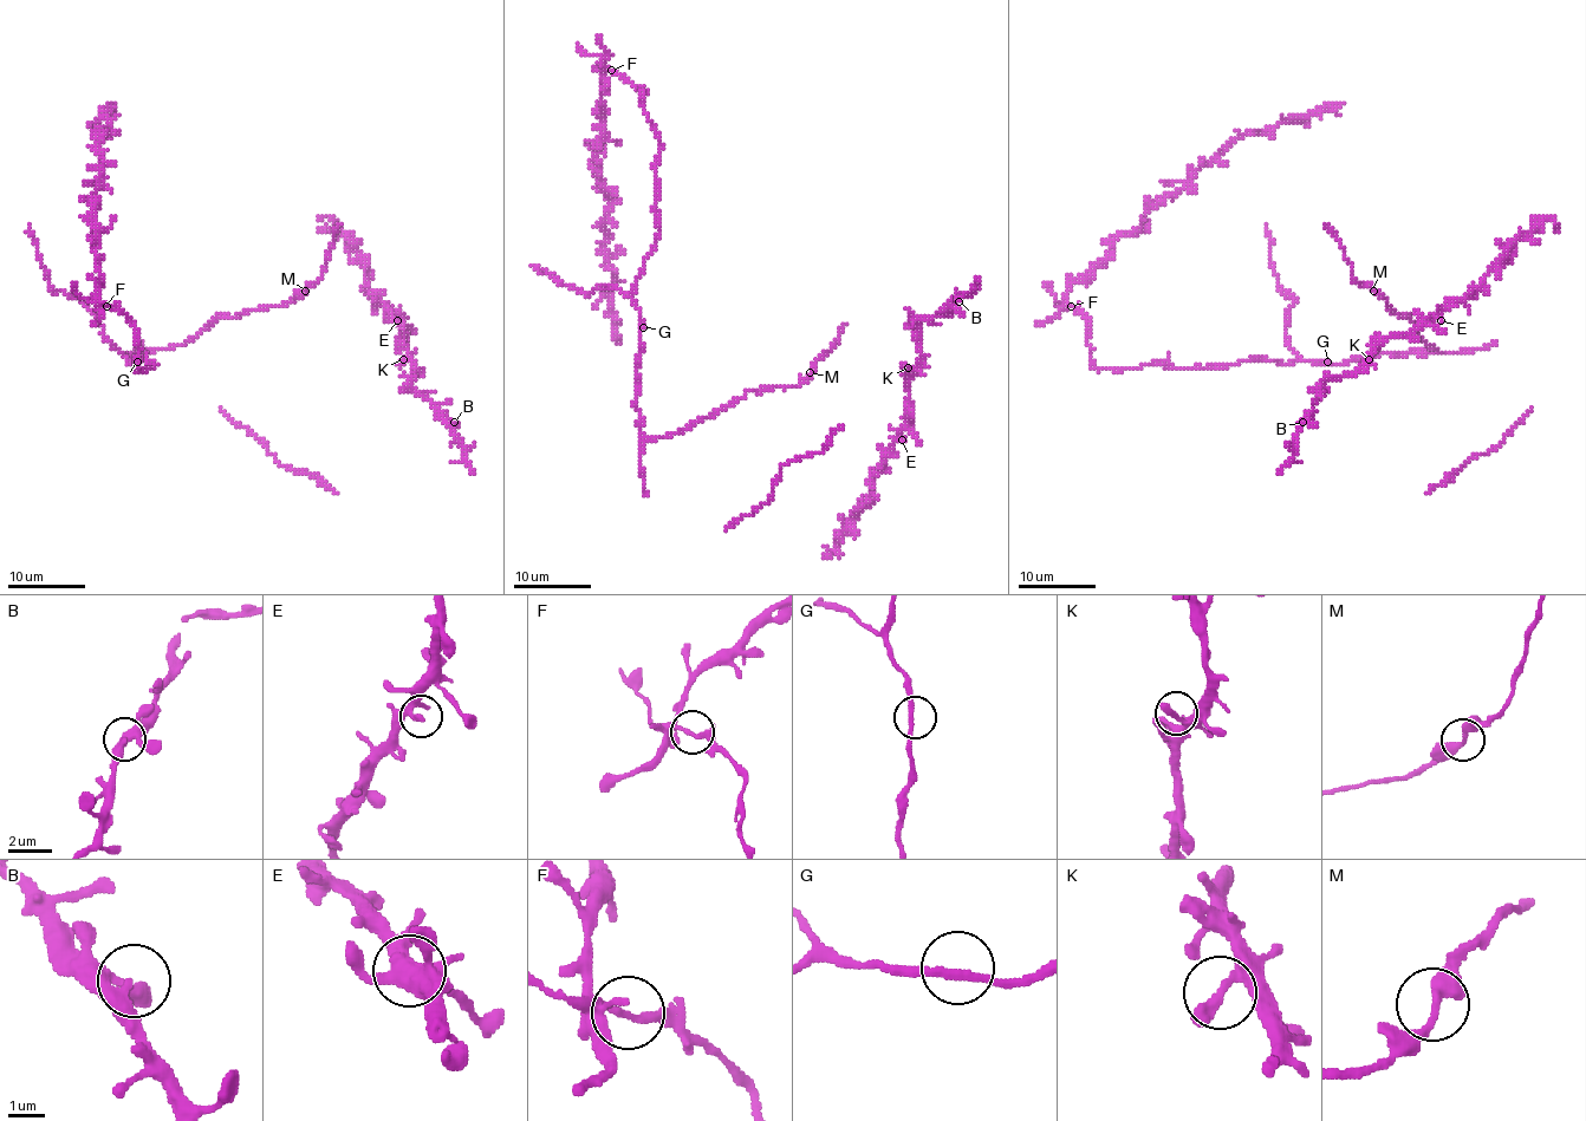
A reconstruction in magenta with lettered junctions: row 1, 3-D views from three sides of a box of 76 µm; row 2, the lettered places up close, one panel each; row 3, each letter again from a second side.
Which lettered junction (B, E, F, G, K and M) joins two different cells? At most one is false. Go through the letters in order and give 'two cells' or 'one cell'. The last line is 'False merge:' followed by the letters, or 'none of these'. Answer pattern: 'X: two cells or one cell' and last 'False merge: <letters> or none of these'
B: one cell
E: one cell
F: one cell
G: one cell
K: one cell
M: one cell
False merge: none of these

